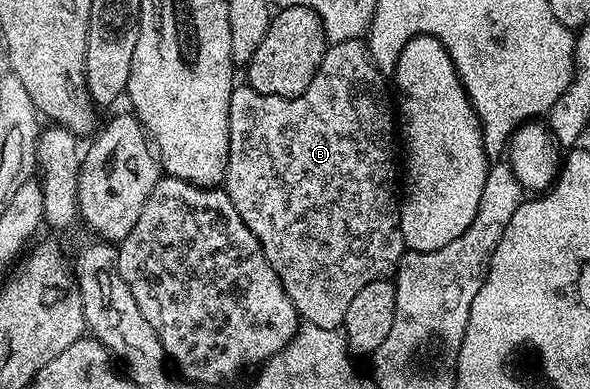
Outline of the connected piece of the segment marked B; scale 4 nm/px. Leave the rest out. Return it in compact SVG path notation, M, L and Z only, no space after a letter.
M363 40L358 41L343 41L337 45L329 44L328 50L324 52L322 63L318 67L318 71L314 75L314 79L310 83L310 87L306 87L306 91L302 91L302 95L297 97L279 97L278 95L262 95L258 91L254 91L246 83L240 83L235 86L230 95L230 151L228 152L228 166L226 167L226 175L222 182L222 188L228 194L230 203L234 203L234 211L238 211L238 215L242 215L242 223L246 223L246 227L250 227L250 231L258 239L258 243L262 247L262 251L266 255L266 259L270 263L270 267L274 267L274 271L278 275L278 279L282 279L282 287L286 287L286 295L290 295L290 299L294 303L296 312L307 324L317 325L318 327L326 327L327 329L340 329L344 323L346 315L346 307L350 307L351 301L354 300L354 295L358 295L358 291L362 291L362 287L366 287L366 283L378 281L387 278L389 274L395 270L400 264L400 260L404 258L406 246L402 239L402 231L400 230L400 201L398 193L396 197L396 149L398 153L398 121L394 116L394 101L388 98L388 89L384 86L386 81L385 74L381 73L374 62L372 55L368 51L368 46Z

